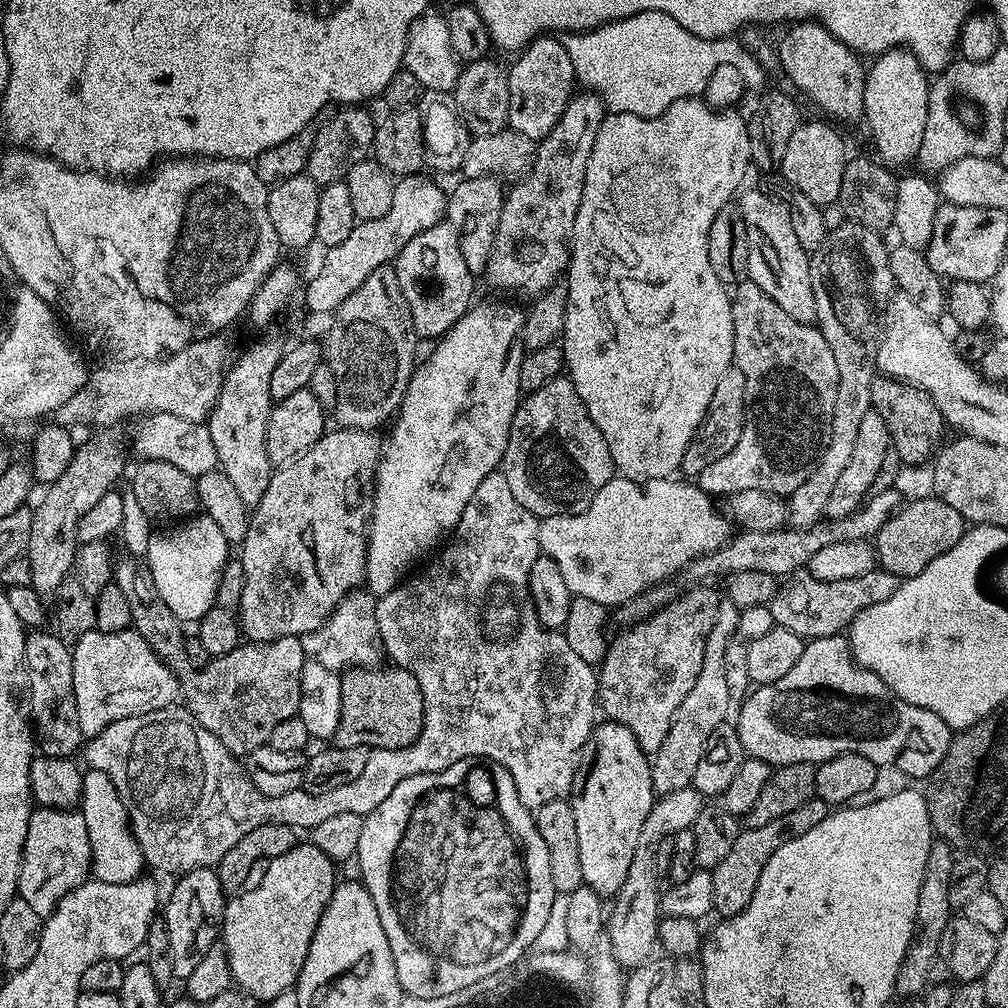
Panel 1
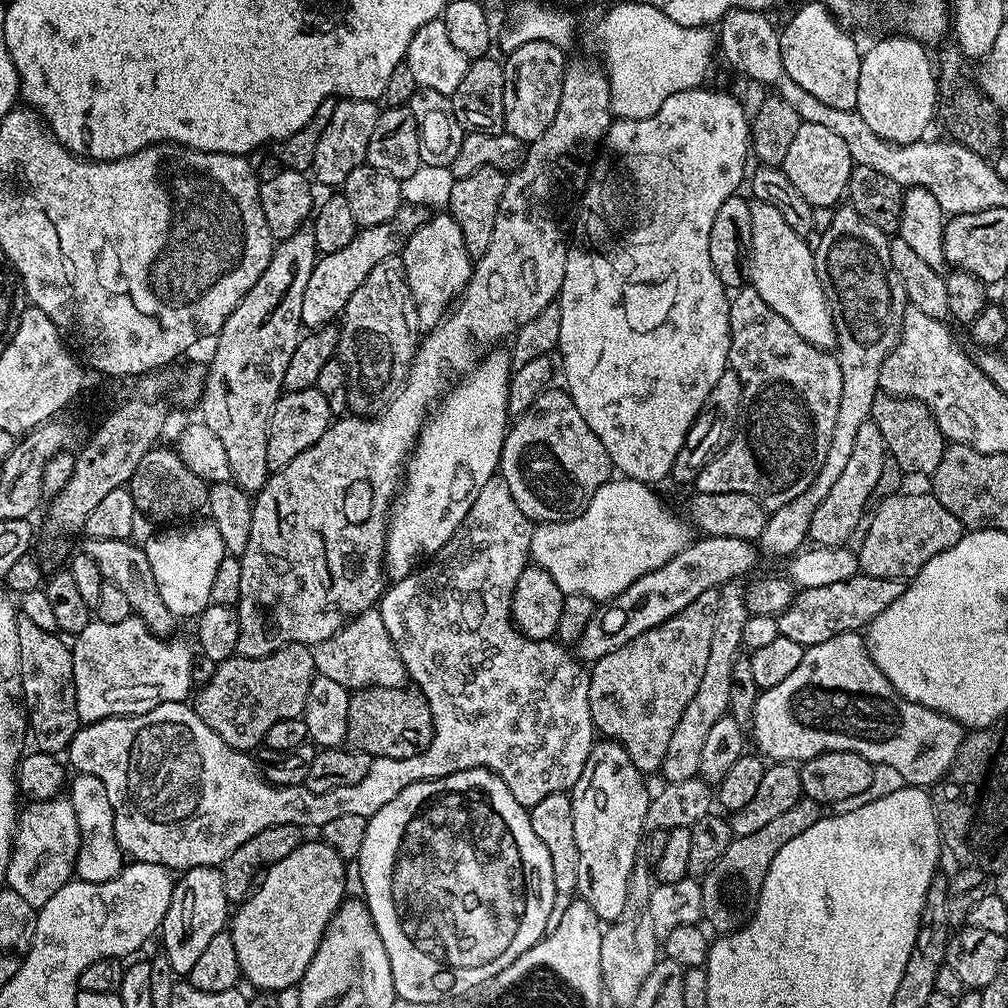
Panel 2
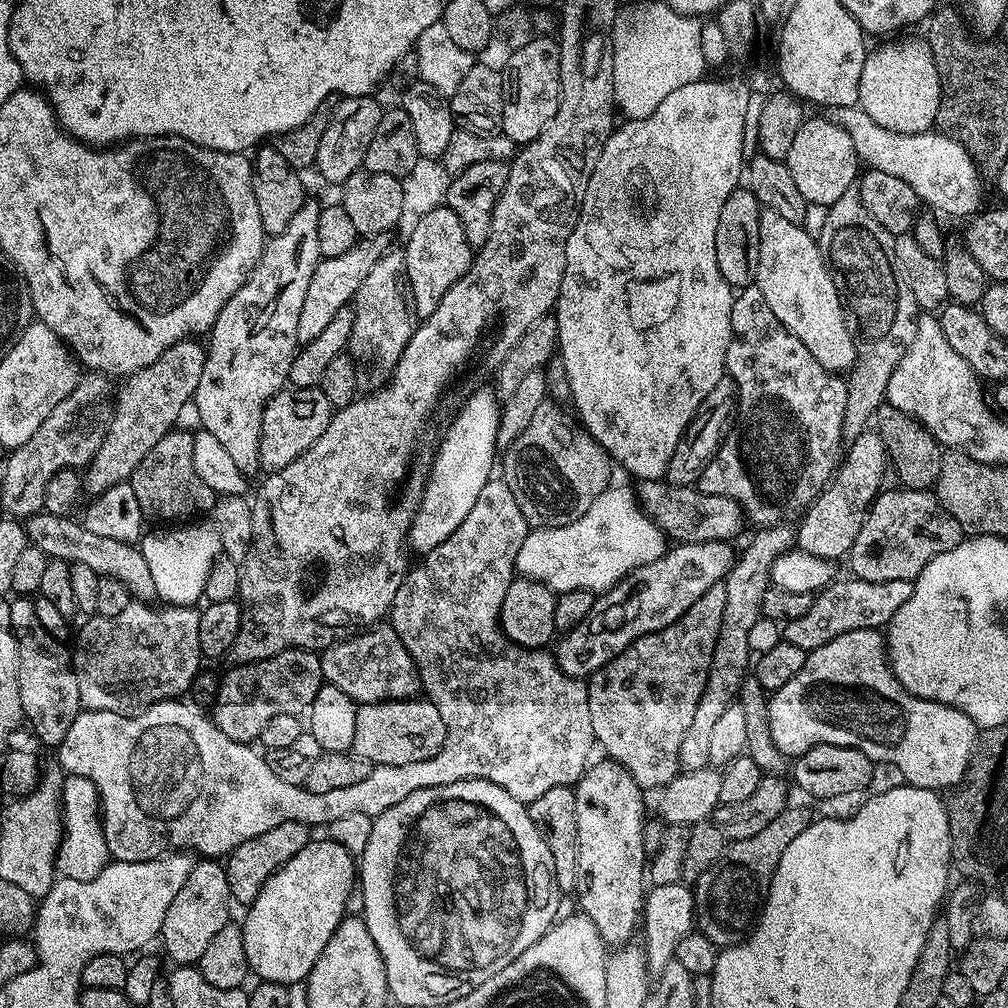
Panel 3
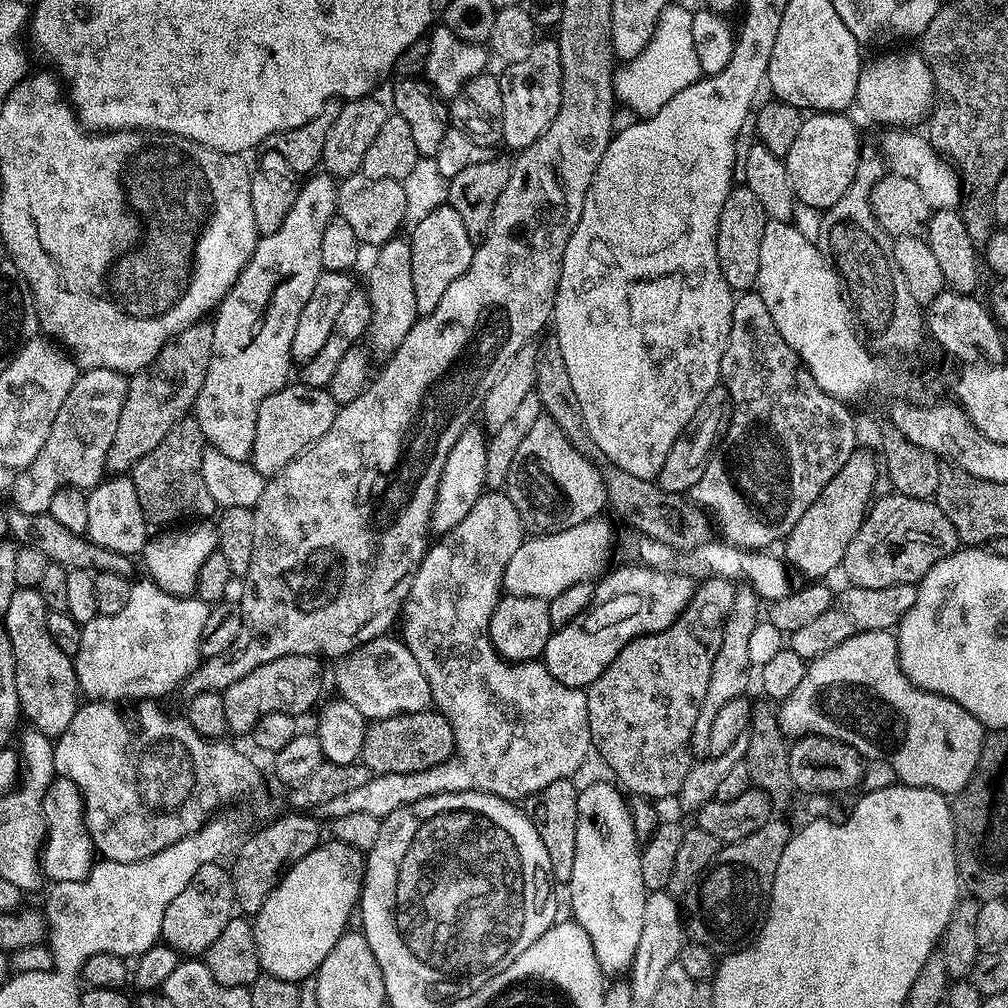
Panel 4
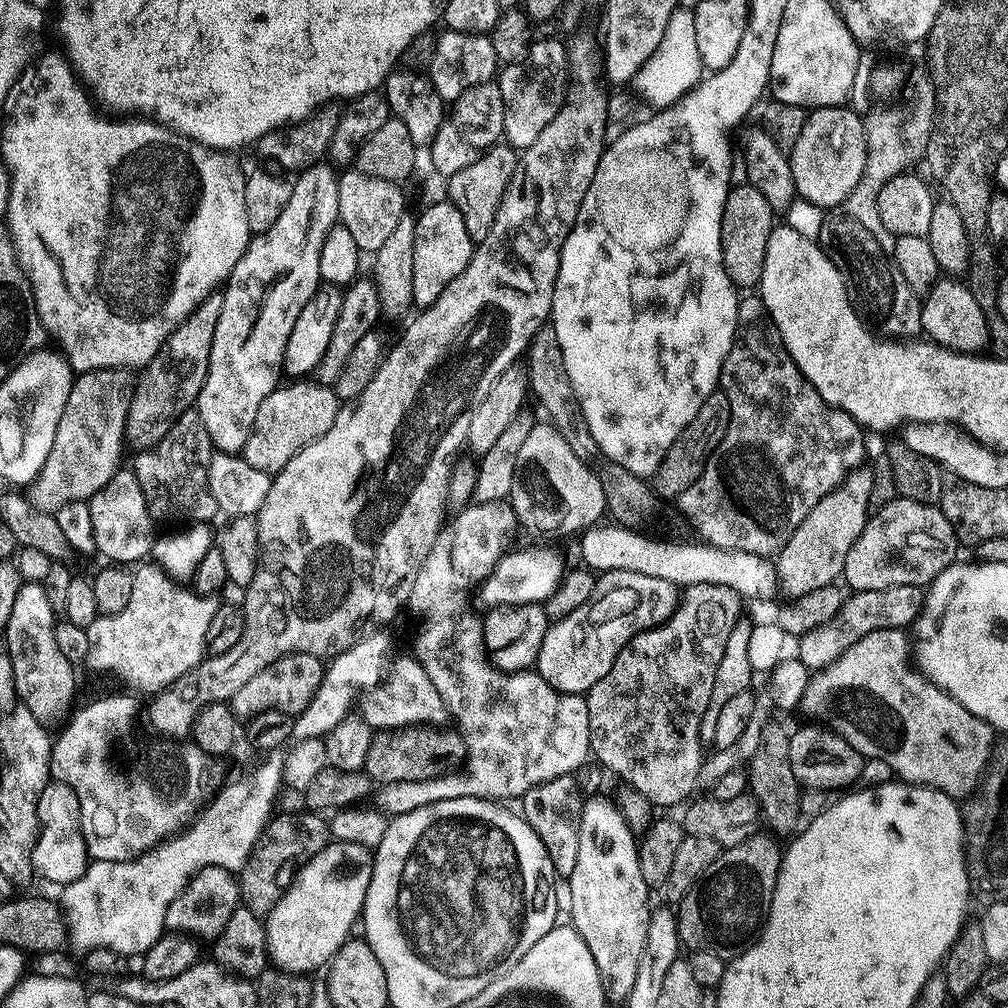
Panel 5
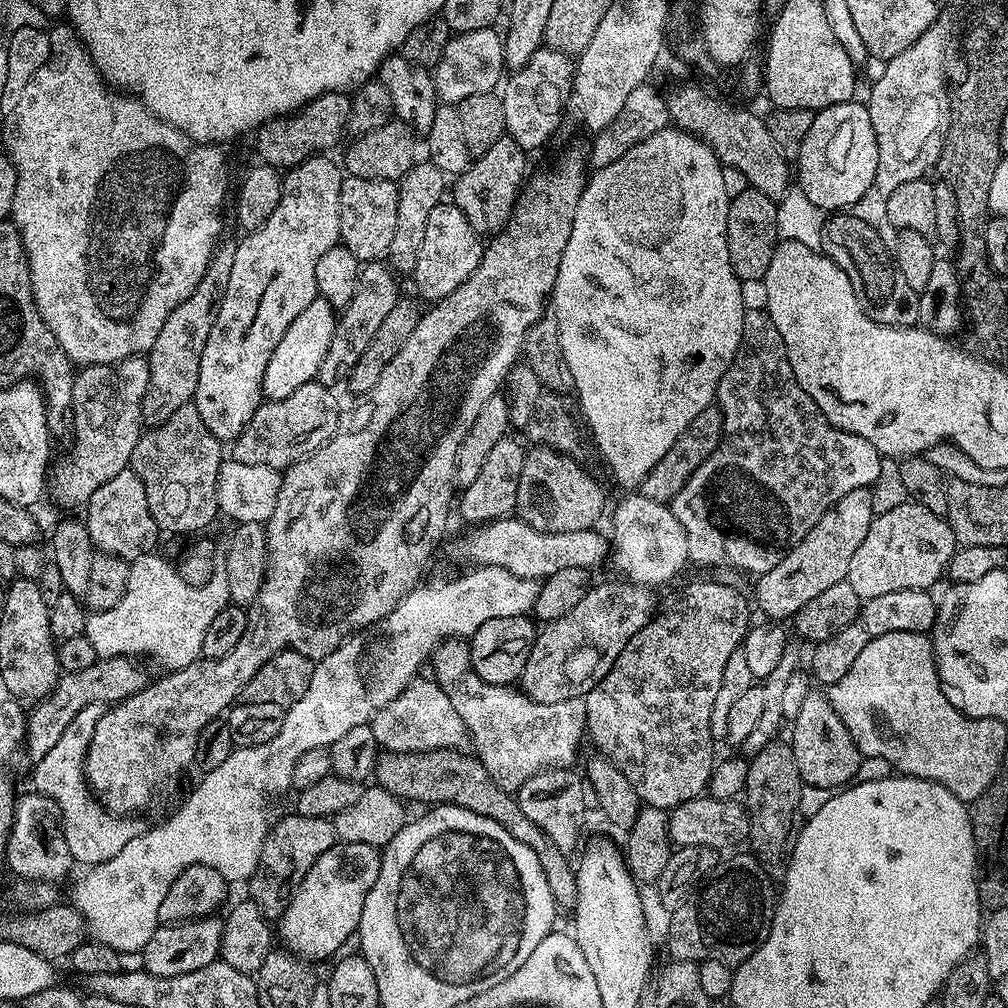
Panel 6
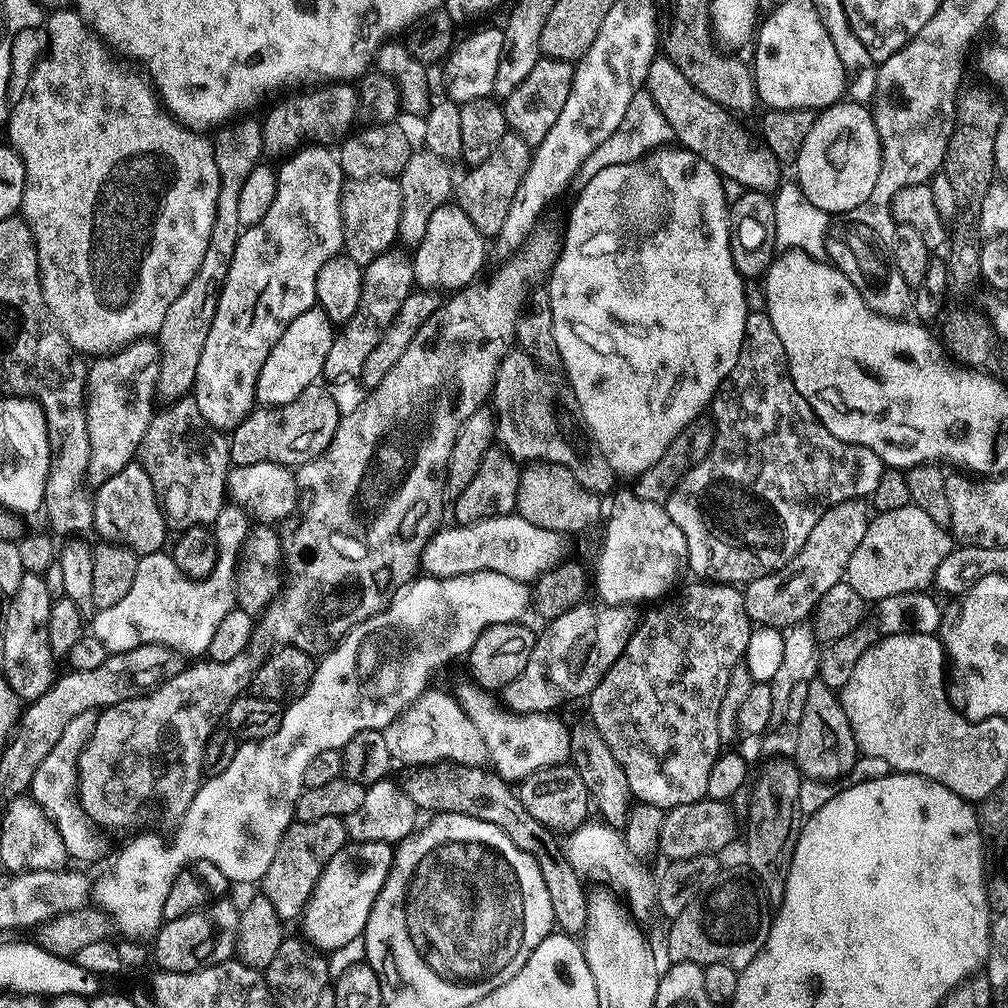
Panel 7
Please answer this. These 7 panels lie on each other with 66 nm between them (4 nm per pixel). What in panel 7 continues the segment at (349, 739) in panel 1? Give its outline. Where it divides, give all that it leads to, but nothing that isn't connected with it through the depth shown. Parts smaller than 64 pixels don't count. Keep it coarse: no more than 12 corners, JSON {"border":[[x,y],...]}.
{"border":[[451,762],[403,781],[421,813],[490,822],[530,854],[555,927],[583,933],[590,896],[549,825],[495,771]]}

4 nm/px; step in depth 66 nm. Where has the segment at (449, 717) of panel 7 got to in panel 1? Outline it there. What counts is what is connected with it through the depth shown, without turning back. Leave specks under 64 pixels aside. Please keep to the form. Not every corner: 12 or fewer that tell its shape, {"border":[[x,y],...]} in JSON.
{"border":[[343,596],[323,626],[300,637],[331,672],[385,659],[376,600]]}

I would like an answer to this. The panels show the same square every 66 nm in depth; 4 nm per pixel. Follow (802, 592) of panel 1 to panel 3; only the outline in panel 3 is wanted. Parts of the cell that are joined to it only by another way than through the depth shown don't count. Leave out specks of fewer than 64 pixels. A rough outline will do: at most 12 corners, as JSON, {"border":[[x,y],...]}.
{"border":[[837,579],[783,639],[804,652],[883,629],[913,581]]}

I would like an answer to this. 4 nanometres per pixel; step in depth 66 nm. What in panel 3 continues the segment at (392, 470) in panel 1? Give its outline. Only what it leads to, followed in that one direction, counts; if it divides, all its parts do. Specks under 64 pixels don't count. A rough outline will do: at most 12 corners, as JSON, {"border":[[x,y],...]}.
{"border":[[476,391],[437,447],[408,531],[446,542],[493,479],[501,405]]}

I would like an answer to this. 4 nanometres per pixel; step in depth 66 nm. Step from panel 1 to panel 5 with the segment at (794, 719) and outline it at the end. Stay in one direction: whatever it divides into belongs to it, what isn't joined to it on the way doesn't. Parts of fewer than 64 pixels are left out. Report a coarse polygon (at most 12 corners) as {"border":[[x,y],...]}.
{"border":[[902,628],[809,679],[803,711],[901,781],[967,798],[998,740]]}

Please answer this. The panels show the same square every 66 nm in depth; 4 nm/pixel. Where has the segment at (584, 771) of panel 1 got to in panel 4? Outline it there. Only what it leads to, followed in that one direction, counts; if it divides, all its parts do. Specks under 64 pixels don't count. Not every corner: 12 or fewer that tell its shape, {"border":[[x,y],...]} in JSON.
{"border":[[579,789],[572,920],[609,977],[632,967],[649,893],[629,801]]}

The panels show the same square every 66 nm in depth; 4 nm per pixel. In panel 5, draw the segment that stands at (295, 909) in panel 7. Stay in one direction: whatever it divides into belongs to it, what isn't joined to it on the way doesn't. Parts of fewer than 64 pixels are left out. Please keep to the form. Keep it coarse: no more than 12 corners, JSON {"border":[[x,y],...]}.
{"border":[[311,810],[273,815],[238,873],[243,907],[274,910],[330,843]]}

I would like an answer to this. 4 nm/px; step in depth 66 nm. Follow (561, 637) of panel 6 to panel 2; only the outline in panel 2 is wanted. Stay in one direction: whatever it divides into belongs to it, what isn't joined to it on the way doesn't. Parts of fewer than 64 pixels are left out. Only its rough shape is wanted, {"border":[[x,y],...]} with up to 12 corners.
{"border":[[693,539],[605,600],[574,645],[591,666],[739,581],[753,541]]}

